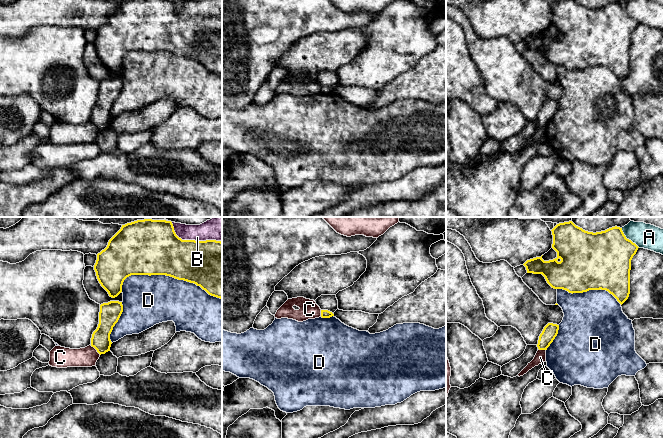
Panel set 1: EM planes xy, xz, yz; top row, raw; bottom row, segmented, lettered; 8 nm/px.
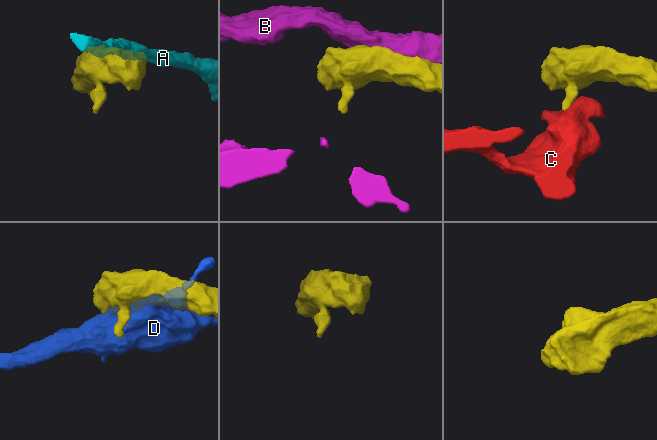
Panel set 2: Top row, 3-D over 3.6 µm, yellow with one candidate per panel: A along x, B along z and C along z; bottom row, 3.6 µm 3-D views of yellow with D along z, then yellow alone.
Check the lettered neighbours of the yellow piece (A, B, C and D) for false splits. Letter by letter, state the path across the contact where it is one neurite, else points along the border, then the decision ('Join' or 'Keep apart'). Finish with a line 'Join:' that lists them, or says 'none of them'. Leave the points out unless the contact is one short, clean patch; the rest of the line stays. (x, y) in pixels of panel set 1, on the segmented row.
A: Keep apart
B: Keep apart
C: Boundary: xy (90, 345), (100, 354). Keep apart
D: Keep apart
Join: none of them

